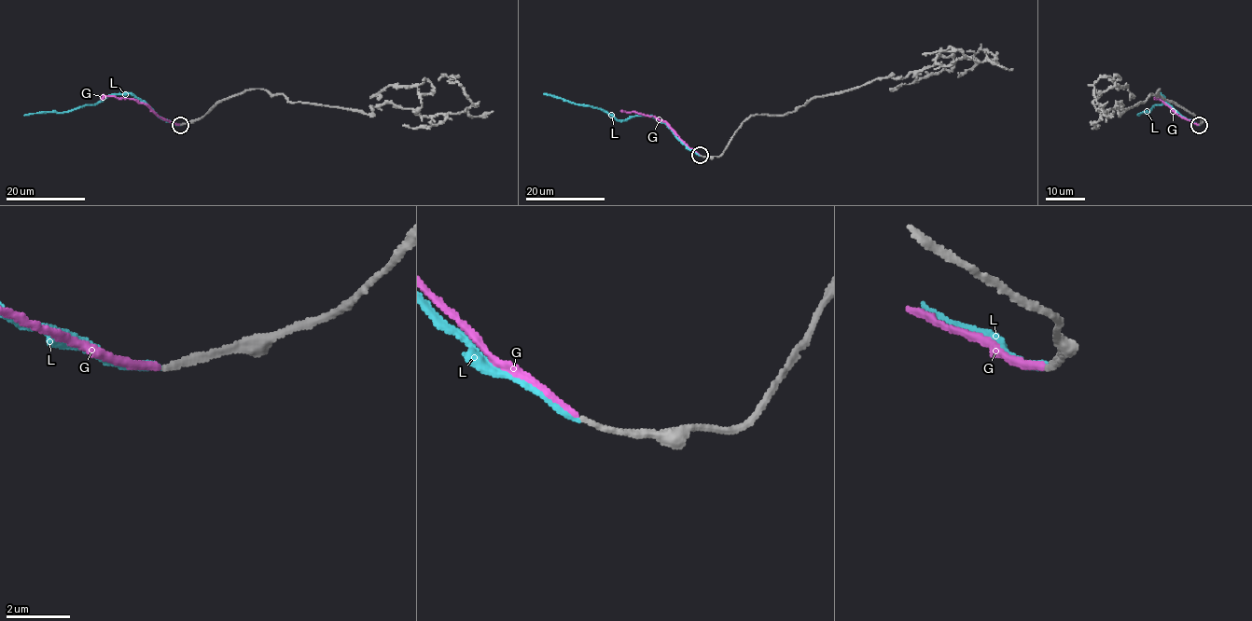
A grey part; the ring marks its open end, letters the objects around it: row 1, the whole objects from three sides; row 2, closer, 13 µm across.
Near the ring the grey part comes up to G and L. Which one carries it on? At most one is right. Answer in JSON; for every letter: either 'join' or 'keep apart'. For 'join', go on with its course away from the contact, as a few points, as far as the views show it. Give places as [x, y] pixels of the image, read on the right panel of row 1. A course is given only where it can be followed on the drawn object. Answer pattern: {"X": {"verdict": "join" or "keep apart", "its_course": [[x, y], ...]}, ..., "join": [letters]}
{"G": {"verdict": "join", "its_course": [[1199, 125], [1182, 117], [1160, 98], [1156, 96], [1155, 99]]}, "L": {"verdict": "keep apart"}, "join": ["G"]}

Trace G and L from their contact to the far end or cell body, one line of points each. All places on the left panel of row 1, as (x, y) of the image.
G: (179, 125), (160, 117), (146, 103), (139, 103), (133, 98), (104, 96), (101, 99)
L: (180, 125), (161, 119), (144, 102), (130, 93), (109, 94), (97, 103), (67, 111), (23, 115)

